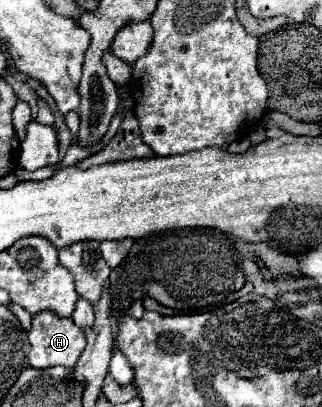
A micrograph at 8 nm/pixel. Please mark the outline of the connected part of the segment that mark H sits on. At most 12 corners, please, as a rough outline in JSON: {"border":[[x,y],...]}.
{"border":[[33,317],[31,367],[71,369],[85,349],[73,319]]}

